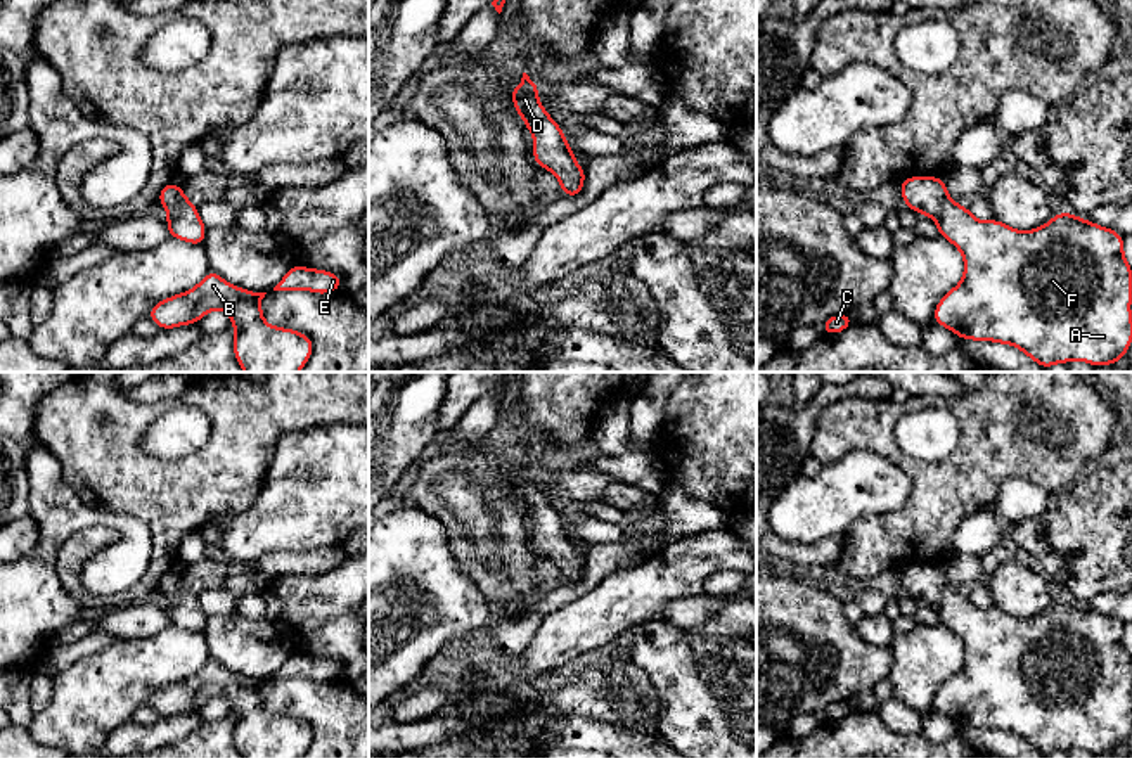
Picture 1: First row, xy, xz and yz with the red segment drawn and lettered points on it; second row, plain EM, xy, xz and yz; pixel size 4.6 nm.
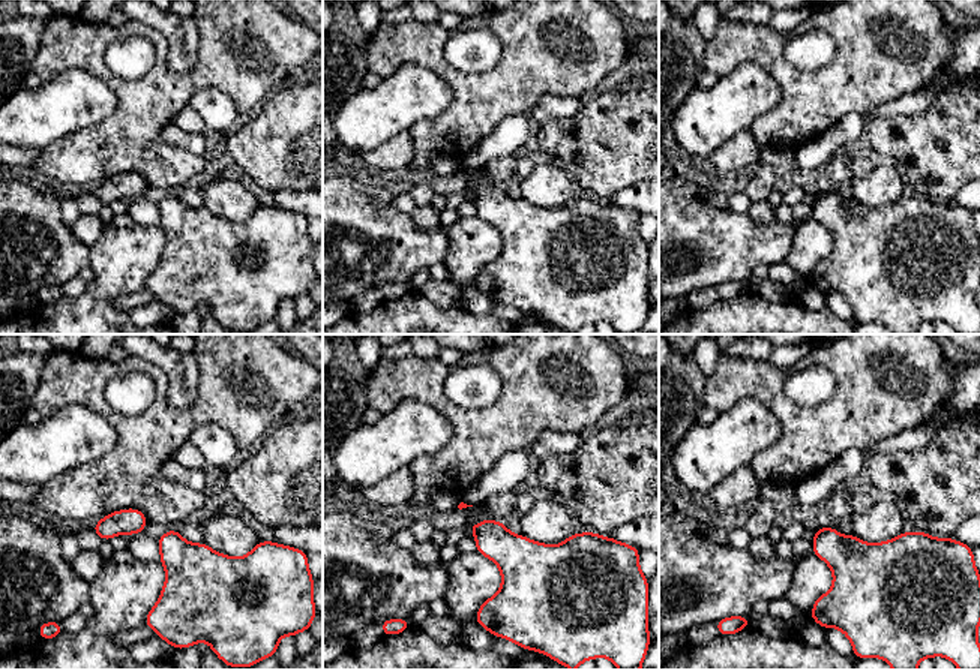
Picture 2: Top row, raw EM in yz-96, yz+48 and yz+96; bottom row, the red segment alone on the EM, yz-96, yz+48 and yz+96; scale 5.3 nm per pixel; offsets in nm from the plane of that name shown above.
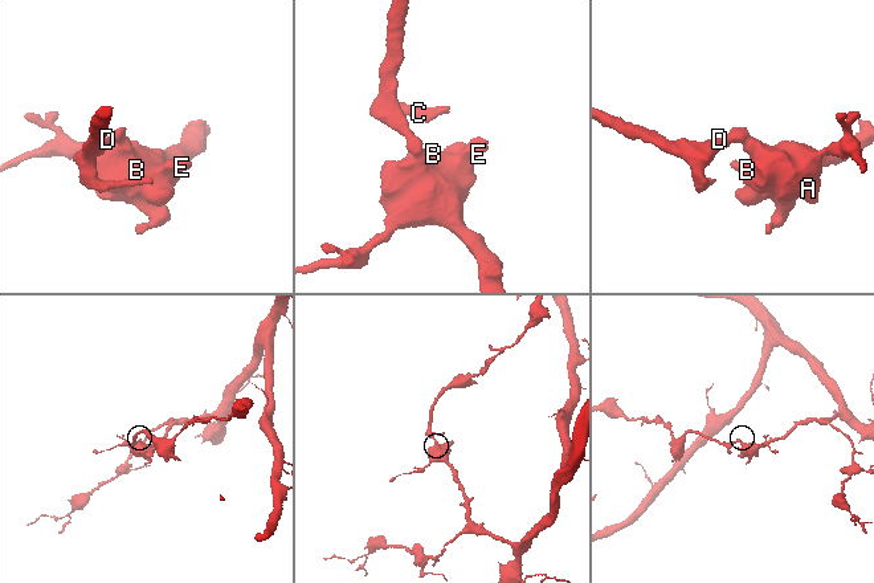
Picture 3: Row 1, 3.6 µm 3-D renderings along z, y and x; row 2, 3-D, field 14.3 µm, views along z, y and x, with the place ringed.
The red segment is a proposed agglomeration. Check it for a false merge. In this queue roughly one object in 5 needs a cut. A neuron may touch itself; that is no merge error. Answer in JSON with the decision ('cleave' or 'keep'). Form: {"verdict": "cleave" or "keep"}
{"verdict": "keep"}

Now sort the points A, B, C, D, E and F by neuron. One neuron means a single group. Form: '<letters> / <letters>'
A B C D E F

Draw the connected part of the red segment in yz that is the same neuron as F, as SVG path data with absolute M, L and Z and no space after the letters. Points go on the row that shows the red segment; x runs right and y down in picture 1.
M909 177L900 182L905 208L926 215L936 222L942 239L950 241L964 256L964 277L942 296L933 322L950 329L959 339L995 341L1019 348L1045 370L1054 363L1082 360L1094 369L1115 365L1132 343L1132 267L1123 256L1123 235L1084 222L1071 213L1052 215L1052 218L1030 232L1011 228L990 220L980 222L969 211L954 202L942 177Z

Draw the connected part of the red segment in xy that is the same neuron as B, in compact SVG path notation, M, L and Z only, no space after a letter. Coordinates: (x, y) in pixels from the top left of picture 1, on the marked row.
M215 270L190 291L175 294L156 303L149 310L149 318L161 331L199 322L211 310L225 310L235 327L234 355L244 372L298 372L306 365L313 353L313 341L298 331L272 327L263 320L261 299L267 292L244 291L223 280Z

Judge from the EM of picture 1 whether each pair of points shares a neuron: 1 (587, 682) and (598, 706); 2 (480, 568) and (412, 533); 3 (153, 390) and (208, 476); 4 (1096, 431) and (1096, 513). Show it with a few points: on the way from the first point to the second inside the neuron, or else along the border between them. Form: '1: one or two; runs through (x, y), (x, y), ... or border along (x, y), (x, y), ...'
1: one; runs through (589, 687), (589, 694), (596, 701)
2: two; border along (473, 578), (494, 611)
3: two; border along (186, 390), (151, 404), (139, 404), (122, 395)
4: two; border along (1079, 480), (1060, 497)

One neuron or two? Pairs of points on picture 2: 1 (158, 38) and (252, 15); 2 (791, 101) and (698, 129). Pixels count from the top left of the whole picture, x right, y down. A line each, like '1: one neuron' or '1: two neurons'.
1: one neuron
2: two neurons

